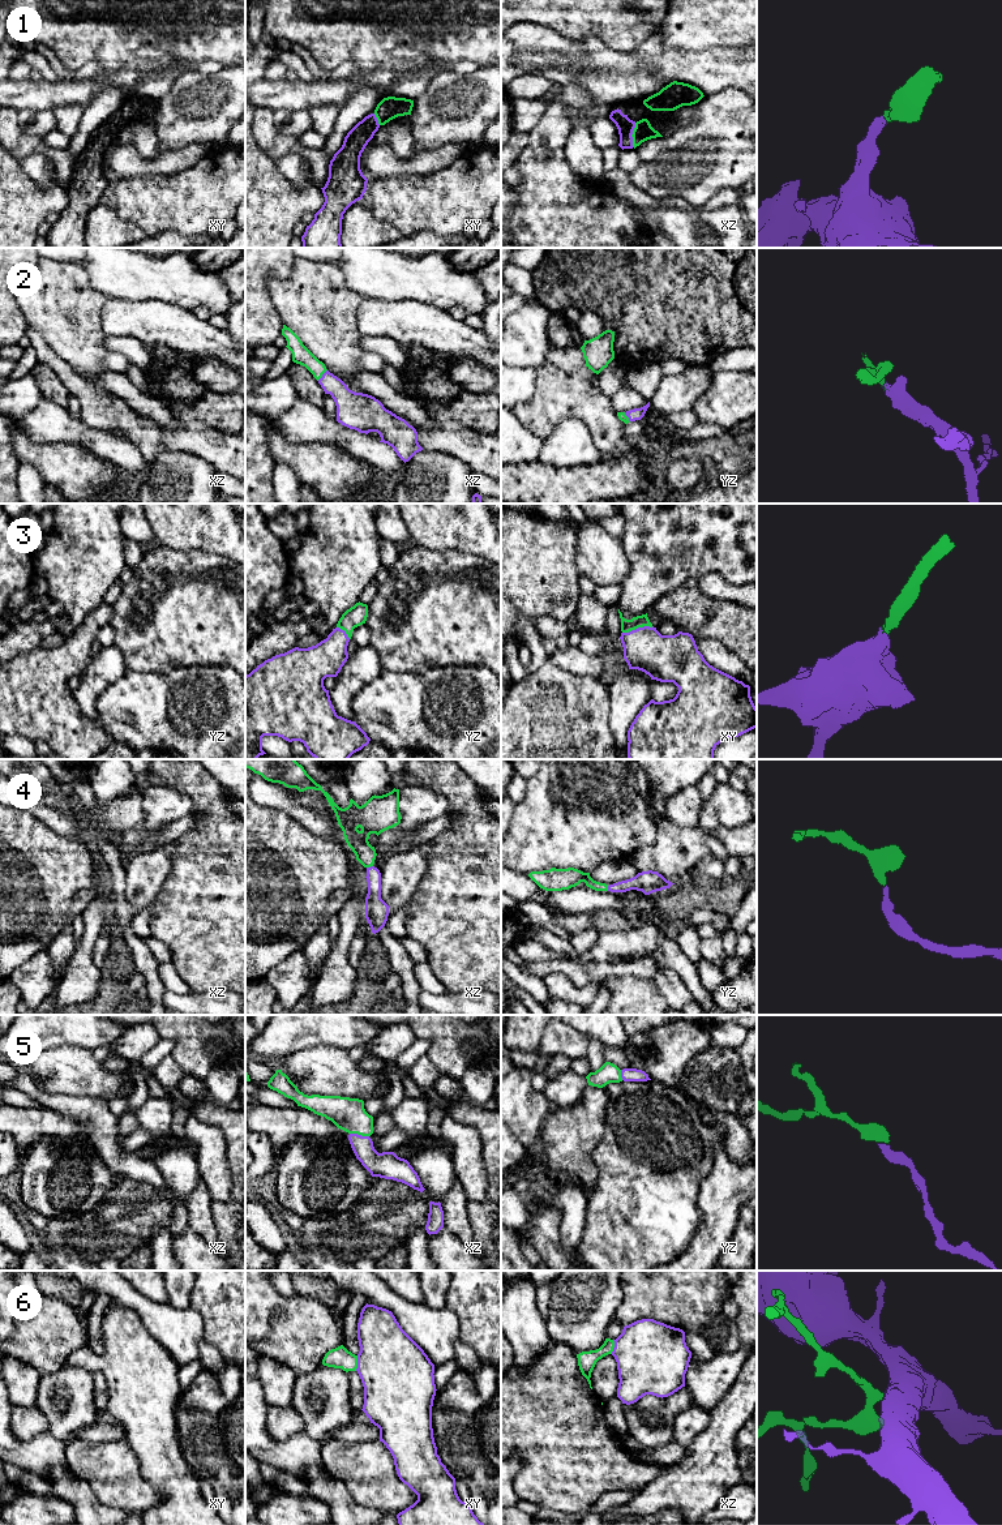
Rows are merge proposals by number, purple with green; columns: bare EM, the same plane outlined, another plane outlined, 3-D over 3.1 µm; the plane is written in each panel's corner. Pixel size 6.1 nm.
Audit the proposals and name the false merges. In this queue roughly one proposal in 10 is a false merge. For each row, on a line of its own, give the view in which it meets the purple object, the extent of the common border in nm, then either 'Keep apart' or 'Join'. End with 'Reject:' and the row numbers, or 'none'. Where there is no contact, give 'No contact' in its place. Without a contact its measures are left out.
1: Touches purple in xz. Shared border 150 nm. Join
2: Touches purple in xz. Shared border 90 nm. Join
3: Touches purple in xy. Shared border 200 nm. Join
4: Touches purple in xz. Shared border 40 nm. Join
5: Touches purple in xz. Shared border 120 nm. Join
6: Touches purple in xy. Shared border 100 nm. Join
Reject: none

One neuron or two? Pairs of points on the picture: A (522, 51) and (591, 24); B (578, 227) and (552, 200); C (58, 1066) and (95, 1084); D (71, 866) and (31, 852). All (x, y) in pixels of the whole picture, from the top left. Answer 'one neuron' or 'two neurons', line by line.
A: two neurons
B: one neuron
C: one neuron
D: one neuron

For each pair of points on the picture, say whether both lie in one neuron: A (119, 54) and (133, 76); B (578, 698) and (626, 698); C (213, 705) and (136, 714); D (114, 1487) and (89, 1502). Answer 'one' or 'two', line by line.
A: two
B: two
C: one
D: two

